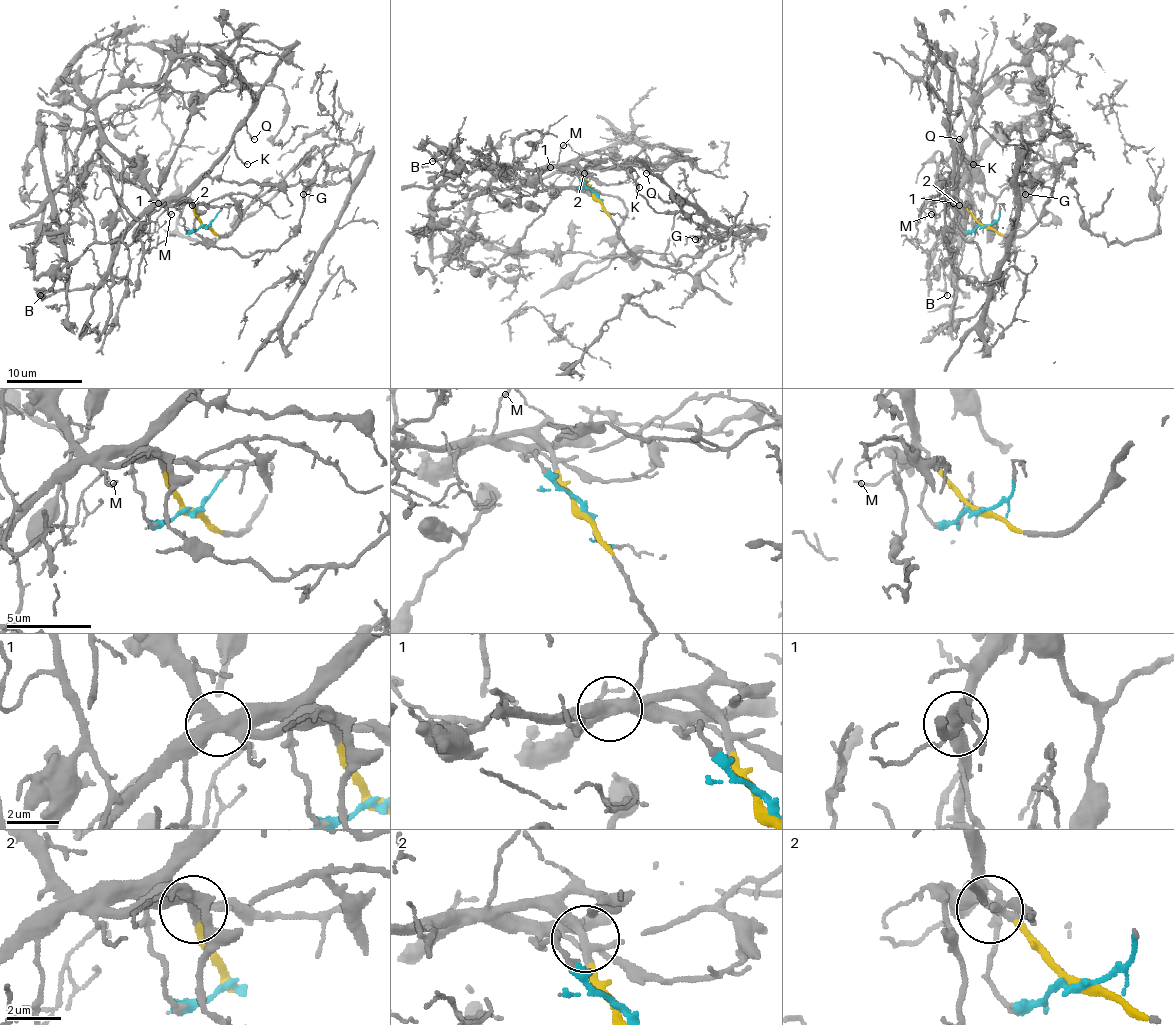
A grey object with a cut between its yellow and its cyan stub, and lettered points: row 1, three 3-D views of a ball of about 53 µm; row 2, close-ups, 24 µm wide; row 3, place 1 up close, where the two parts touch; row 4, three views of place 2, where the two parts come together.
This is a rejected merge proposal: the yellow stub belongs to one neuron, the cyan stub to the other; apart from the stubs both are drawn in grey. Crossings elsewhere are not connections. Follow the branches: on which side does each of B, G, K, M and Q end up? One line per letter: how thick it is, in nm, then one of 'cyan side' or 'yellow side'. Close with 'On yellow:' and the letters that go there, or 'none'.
B: calibre 200 nm; cyan side
G: calibre 110 nm; yellow side
K: calibre 140 nm; cyan side
M: calibre 170 nm; yellow side
Q: calibre 130 nm; cyan side
On yellow: G, M

